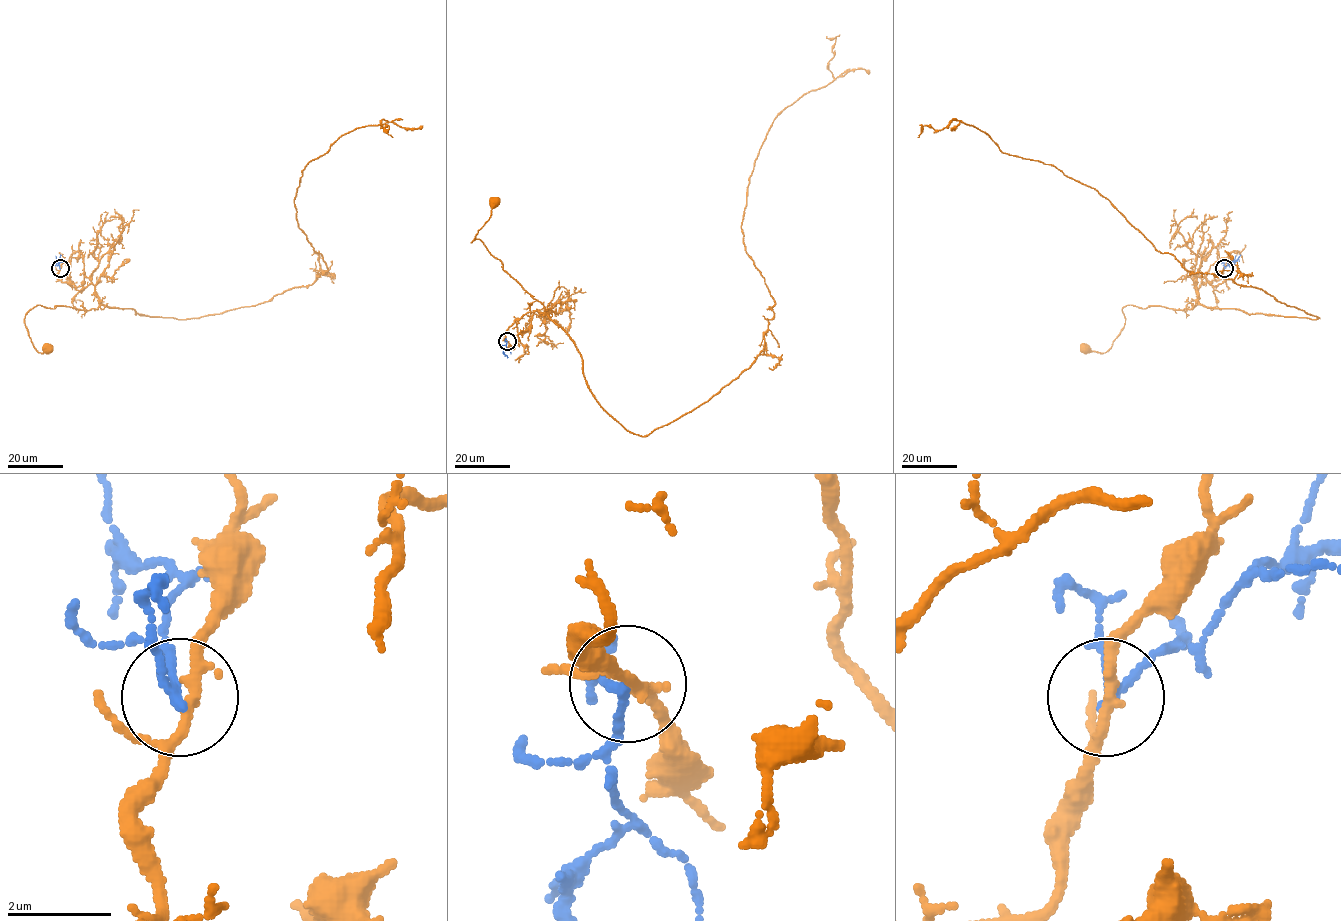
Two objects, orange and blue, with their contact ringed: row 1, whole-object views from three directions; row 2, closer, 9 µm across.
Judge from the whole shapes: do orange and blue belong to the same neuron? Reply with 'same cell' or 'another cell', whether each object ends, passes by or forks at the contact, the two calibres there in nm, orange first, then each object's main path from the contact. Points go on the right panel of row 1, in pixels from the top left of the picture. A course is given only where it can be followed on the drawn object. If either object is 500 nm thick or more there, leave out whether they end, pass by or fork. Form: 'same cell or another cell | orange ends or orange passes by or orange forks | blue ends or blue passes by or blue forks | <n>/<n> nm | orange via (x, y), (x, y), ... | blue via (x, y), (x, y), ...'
another cell | orange forks | blue passes by | 180/140 nm | orange via (1224, 268), (1221, 278), (1197, 290), (1194, 284), (1194, 307), (1128, 305), (1111, 347), (1086, 350) | blue via (1224, 268), (1240, 254)

